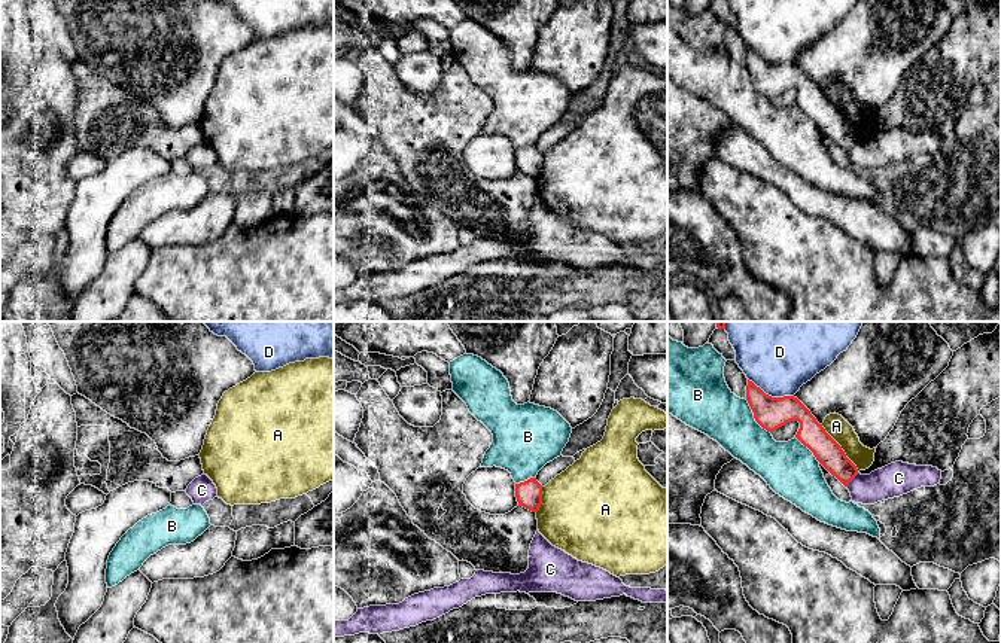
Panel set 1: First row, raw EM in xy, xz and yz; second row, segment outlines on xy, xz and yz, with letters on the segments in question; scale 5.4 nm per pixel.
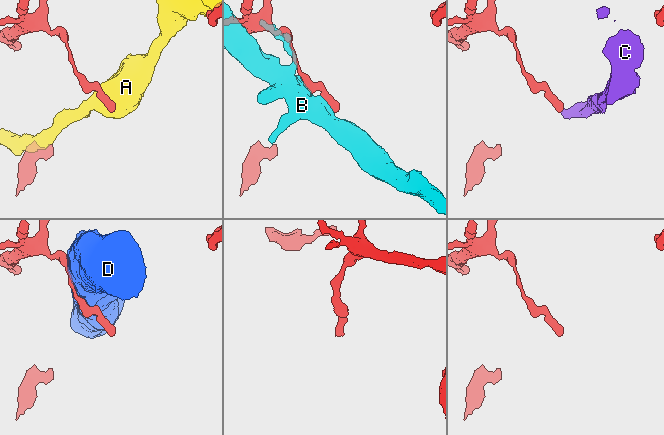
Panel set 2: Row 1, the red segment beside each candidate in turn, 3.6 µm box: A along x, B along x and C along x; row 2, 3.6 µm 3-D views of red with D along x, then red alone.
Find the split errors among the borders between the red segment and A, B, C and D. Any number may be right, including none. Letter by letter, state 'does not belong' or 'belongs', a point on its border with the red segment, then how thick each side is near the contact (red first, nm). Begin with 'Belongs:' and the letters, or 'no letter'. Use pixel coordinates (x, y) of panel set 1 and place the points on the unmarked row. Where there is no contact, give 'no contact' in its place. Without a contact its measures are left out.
Belongs: no letter
A: does not belong; meets red in yz at (840, 115); 150 nm thick on the red side, 120 nm on the other
B: does not belong; meets red in yz at (754, 84); 180 nm thick on the red side, 280 nm on the other
C: does not belong; meets red in yz at (851, 146); 150 nm thick on the red side, 180 nm on the other
D: does not belong; meets red in yz at (770, 63); 180 nm thick on the red side, 340 nm on the other

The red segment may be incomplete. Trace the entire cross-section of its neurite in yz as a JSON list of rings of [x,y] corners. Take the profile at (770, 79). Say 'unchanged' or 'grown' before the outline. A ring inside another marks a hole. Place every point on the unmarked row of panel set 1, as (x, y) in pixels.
unchanged | [[[748,46],[746,67],[754,79],[755,88],[770,100],[789,88],[798,88],[800,95],[795,104],[845,153],[858,141],[857,132],[846,124],[842,113],[797,64],[772,64]]]

